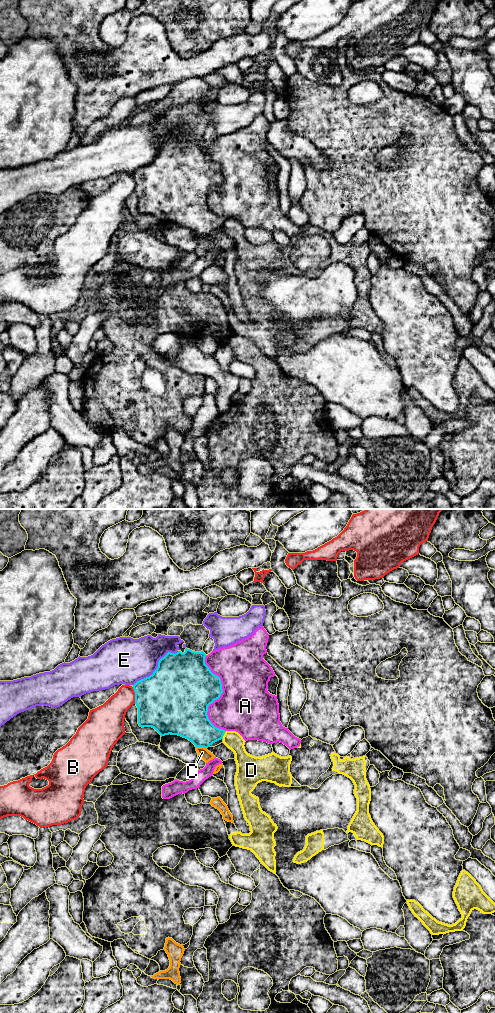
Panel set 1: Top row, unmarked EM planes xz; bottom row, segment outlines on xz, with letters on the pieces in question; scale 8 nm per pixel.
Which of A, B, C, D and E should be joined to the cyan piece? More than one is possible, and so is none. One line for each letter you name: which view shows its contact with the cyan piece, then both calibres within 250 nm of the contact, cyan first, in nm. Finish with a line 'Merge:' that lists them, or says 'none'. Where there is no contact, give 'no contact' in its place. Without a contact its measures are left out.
Merge: none

